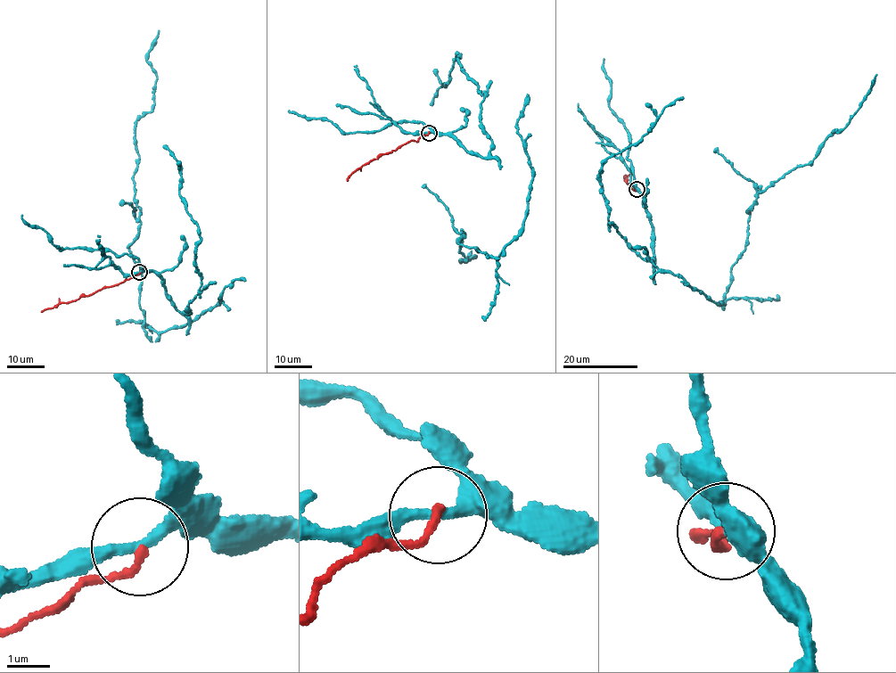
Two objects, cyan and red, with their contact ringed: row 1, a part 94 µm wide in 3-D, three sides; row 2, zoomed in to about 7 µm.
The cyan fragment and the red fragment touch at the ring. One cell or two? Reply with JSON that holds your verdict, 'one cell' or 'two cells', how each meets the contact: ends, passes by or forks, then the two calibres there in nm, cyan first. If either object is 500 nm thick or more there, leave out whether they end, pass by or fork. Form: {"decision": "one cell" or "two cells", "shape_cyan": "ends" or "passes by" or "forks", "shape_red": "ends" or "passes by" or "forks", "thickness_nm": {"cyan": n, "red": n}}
{"decision": "two cells", "shape_cyan": "passes by", "shape_red": "ends", "thickness_nm": {"cyan": 240, "red": 180}}

